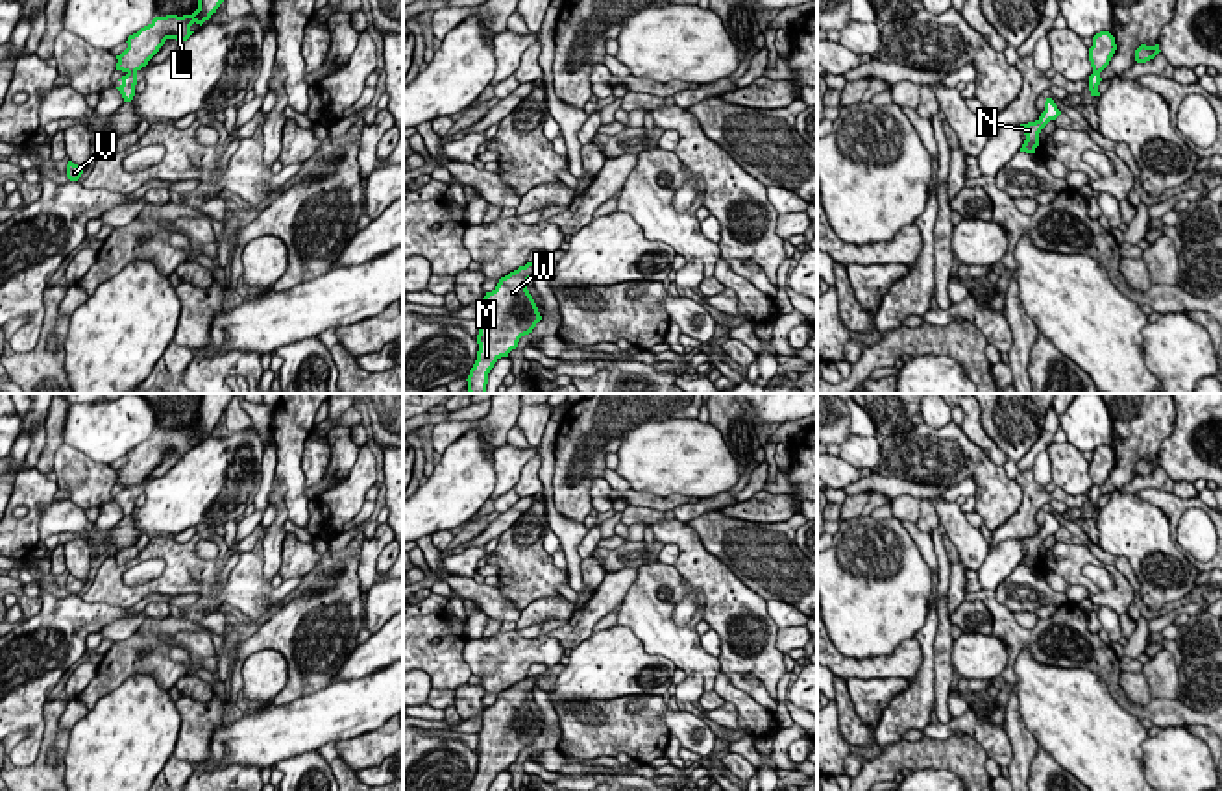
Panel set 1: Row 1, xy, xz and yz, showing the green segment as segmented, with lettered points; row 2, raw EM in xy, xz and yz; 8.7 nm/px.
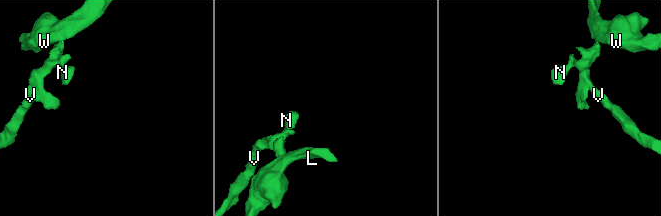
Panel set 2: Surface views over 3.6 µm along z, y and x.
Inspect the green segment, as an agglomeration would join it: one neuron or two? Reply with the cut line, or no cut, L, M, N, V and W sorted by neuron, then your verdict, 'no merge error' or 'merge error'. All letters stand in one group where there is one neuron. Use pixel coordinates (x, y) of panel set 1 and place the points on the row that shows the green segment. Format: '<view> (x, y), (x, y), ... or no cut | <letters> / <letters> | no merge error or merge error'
xy (135, 71), (128, 74) | L M W / N V | merge error

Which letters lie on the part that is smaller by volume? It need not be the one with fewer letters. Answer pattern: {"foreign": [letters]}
{"foreign": ["N", "V"]}

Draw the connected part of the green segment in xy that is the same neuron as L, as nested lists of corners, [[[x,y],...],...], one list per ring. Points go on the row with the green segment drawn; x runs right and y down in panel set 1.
[[[198,0],[192,15],[155,17],[148,26],[128,37],[128,48],[116,55],[116,70],[137,72],[159,52],[166,39],[187,41],[194,31],[190,26],[203,24],[224,0]]]

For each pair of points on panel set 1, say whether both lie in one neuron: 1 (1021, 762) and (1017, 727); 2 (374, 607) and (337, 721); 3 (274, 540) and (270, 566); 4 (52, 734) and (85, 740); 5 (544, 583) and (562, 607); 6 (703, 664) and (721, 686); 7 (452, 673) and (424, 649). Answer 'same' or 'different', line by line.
1: same
2: different
3: same
4: different
5: different
6: different
7: same

